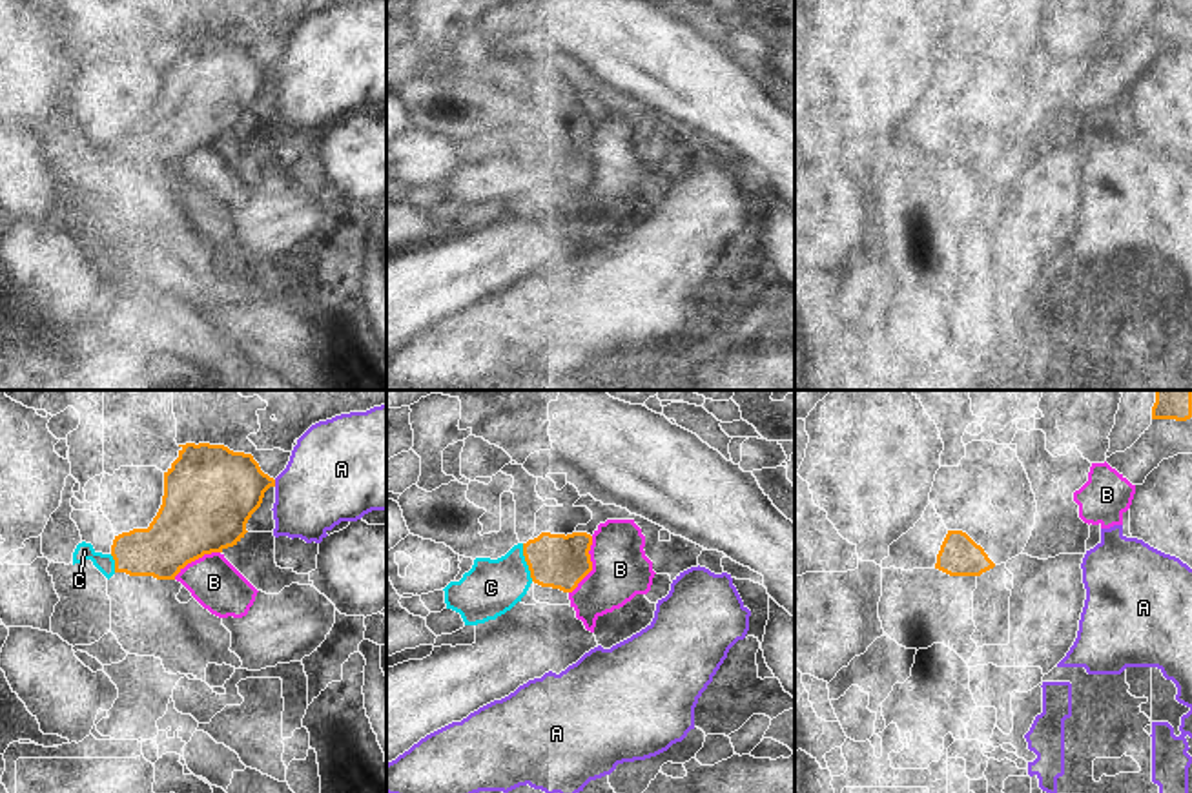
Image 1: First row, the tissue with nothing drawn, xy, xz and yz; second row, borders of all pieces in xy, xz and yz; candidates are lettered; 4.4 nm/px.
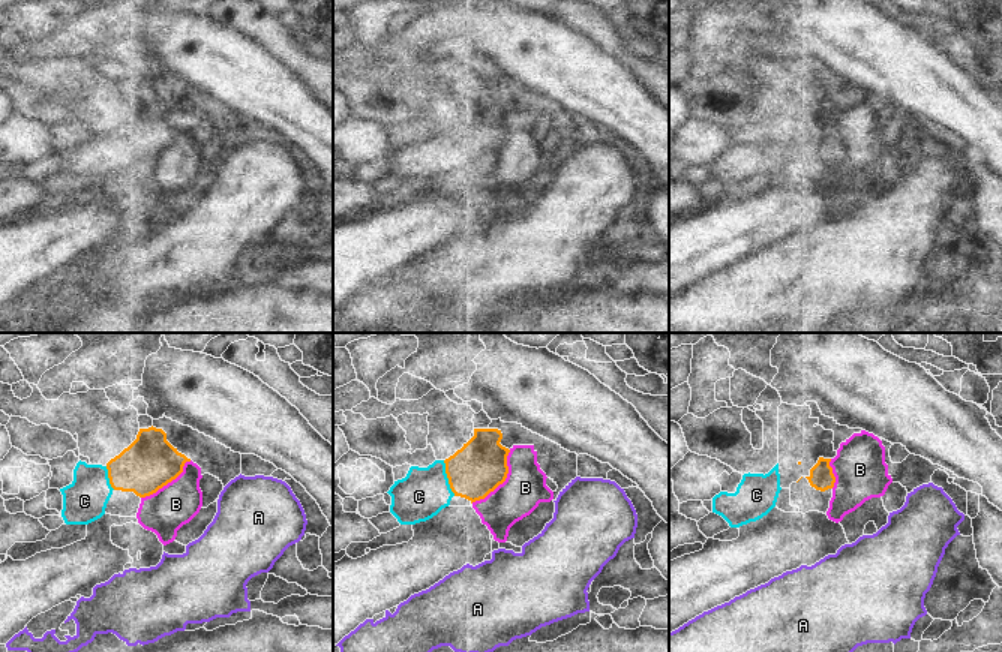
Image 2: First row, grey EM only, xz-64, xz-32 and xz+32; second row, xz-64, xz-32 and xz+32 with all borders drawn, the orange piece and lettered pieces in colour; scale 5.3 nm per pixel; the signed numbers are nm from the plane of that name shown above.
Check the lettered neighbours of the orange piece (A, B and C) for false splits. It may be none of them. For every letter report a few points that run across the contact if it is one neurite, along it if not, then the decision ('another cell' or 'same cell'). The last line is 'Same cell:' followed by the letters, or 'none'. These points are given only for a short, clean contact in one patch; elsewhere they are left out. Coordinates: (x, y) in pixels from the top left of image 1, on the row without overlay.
A: another cell
B: xz (593, 128), (589, 143), (591, 163), (569, 185) | another cell
C: xz (554, 152), (525, 152), (503, 174), (491, 179) | same cell
Same cell: C

